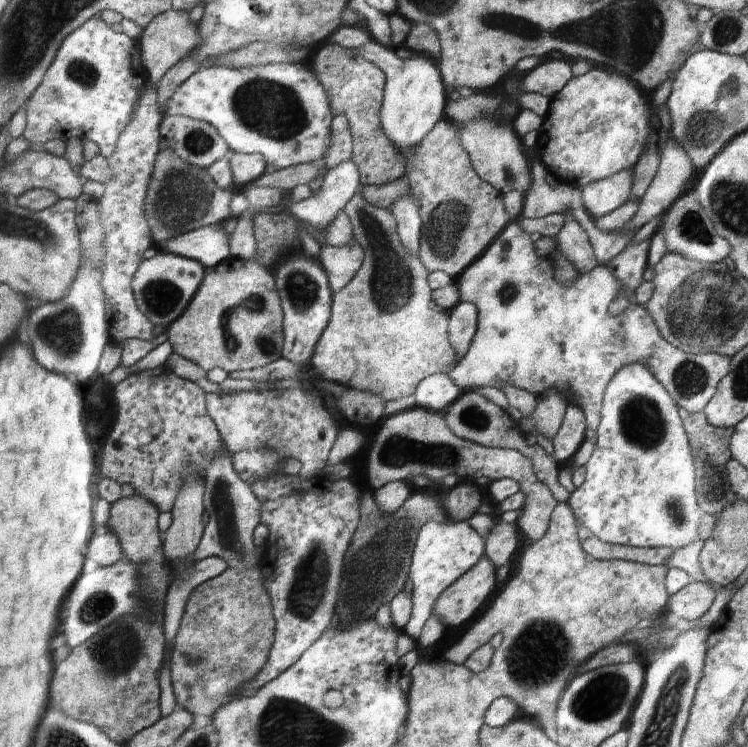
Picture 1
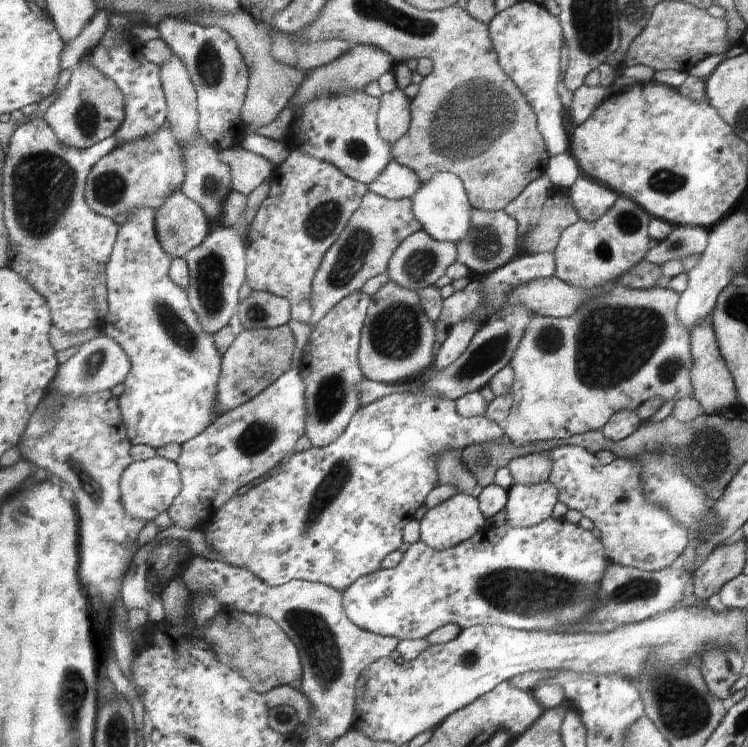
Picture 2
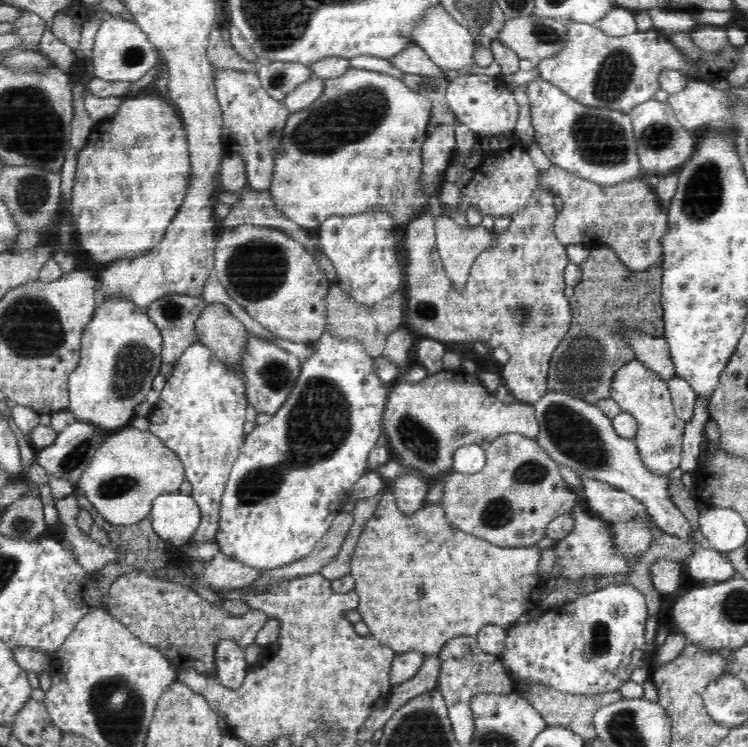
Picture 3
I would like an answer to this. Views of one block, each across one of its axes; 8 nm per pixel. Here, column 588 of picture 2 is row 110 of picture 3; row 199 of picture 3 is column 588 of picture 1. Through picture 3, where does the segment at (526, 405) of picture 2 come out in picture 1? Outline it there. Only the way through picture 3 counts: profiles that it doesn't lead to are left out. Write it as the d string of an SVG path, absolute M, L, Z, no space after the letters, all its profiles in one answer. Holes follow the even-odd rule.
M515 220L513 223L506 227L506 232L502 232L502 236L498 236L498 240L493 240L490 243L490 252L486 252L486 256L482 256L482 260L478 260L478 264L474 264L474 268L466 268L462 272L461 276L456 280L458 285L458 292L460 292L460 301L469 302L474 304L477 308L477 331L472 339L472 342L466 352L466 354L455 364L452 369L449 369L447 375L450 380L454 381L454 384L458 385L464 392L474 390L474 388L482 388L482 386L500 386L500 384L514 384L516 388L520 390L531 392L538 399L542 392L548 392L552 388L560 390L569 403L578 404L580 408L585 410L585 416L589 419L589 427L592 433L596 433L601 422L601 410L604 406L605 391L608 390L609 383L612 382L614 376L622 367L628 367L629 364L638 363L646 365L655 377L669 391L670 396L677 401L678 406L682 409L688 410L688 412L700 412L705 410L705 406L710 402L712 396L716 392L718 383L730 370L730 358L728 356L722 356L718 353L687 353L683 349L674 348L669 341L661 335L660 329L657 327L656 321L653 319L652 314L638 302L634 302L634 291L628 294L628 308L619 315L614 316L614 313L610 312L609 307L612 306L612 302L620 294L622 286L620 282L614 278L613 273L607 268L606 265L599 264L596 268L588 274L581 274L580 278L572 284L572 286L563 285L556 277L556 269L552 258L549 256L538 256L536 254L536 248L534 248L534 242L530 240L530 236L519 224L519 220Z

